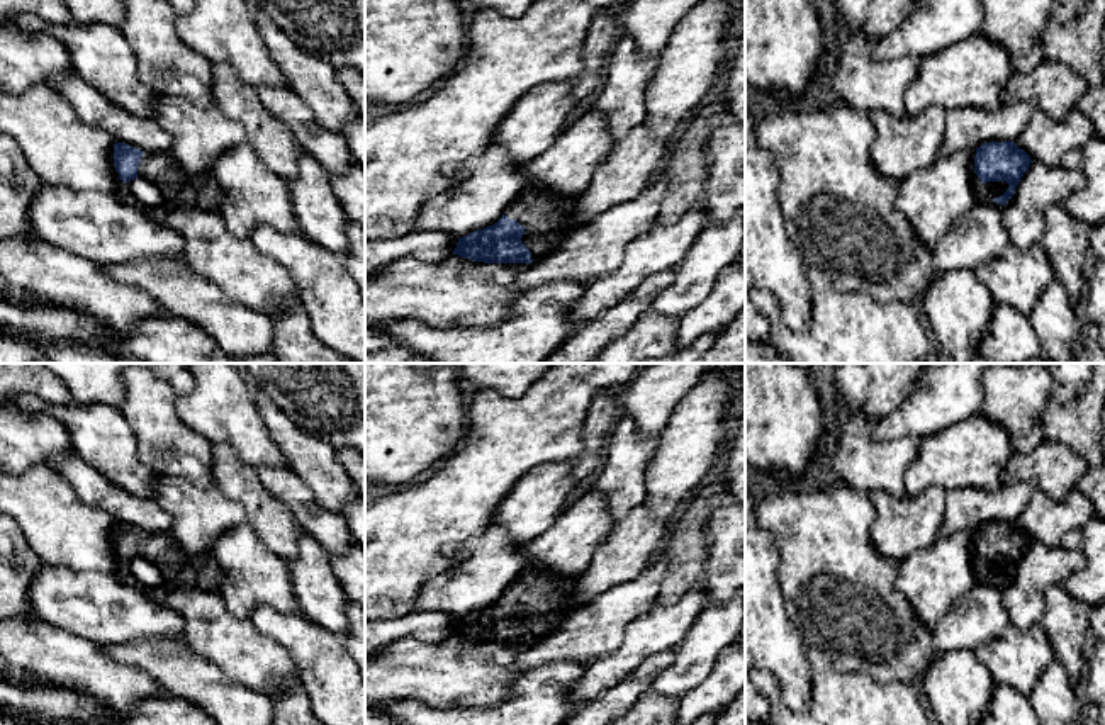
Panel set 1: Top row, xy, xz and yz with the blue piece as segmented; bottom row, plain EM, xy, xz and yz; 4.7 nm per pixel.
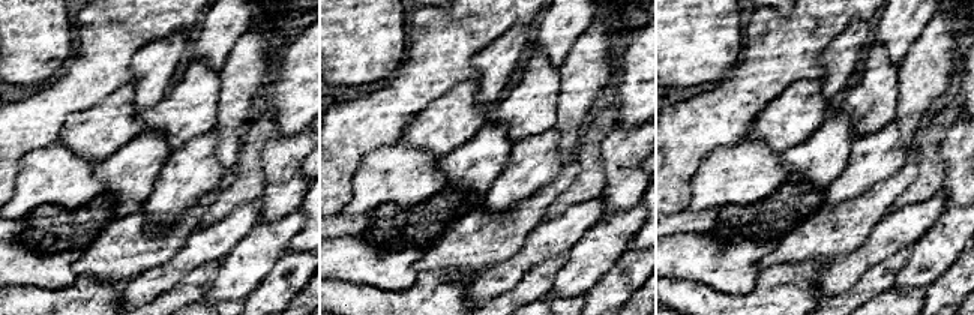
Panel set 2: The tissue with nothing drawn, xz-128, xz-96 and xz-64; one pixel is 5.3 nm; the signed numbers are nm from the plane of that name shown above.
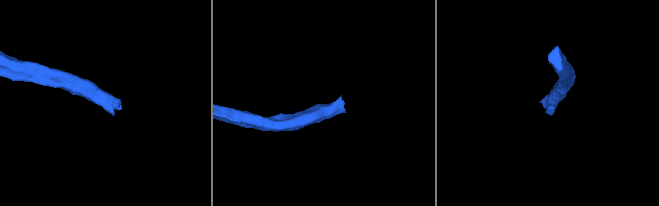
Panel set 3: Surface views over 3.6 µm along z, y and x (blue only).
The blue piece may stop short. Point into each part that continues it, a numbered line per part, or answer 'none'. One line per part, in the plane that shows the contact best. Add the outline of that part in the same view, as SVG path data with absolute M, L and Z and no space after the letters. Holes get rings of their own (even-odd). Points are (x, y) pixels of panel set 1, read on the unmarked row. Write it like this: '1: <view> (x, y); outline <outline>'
1: xz (545, 596); outline M528 565L508 587L506 596L524 608L521 621L531 632L531 640L553 632L565 613L582 606L572 603L577 577Z

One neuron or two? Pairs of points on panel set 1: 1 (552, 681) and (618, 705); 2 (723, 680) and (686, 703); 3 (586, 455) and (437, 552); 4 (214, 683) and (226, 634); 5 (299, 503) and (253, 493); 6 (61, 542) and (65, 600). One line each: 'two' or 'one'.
1: two
2: one
3: two
4: two
5: two
6: two

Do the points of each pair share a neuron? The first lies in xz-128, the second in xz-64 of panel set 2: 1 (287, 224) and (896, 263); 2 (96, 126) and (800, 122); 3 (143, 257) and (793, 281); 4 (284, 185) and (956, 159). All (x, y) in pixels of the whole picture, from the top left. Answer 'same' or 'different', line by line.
1: different
2: same
3: different
4: same

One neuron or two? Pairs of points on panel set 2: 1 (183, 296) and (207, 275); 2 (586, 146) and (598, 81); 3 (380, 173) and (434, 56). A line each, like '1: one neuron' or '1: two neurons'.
1: one neuron
2: two neurons
3: two neurons

